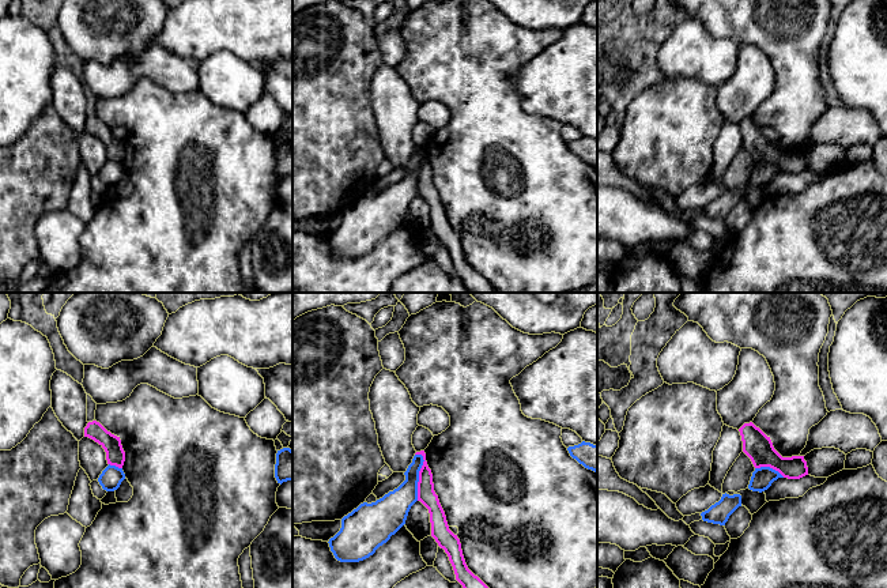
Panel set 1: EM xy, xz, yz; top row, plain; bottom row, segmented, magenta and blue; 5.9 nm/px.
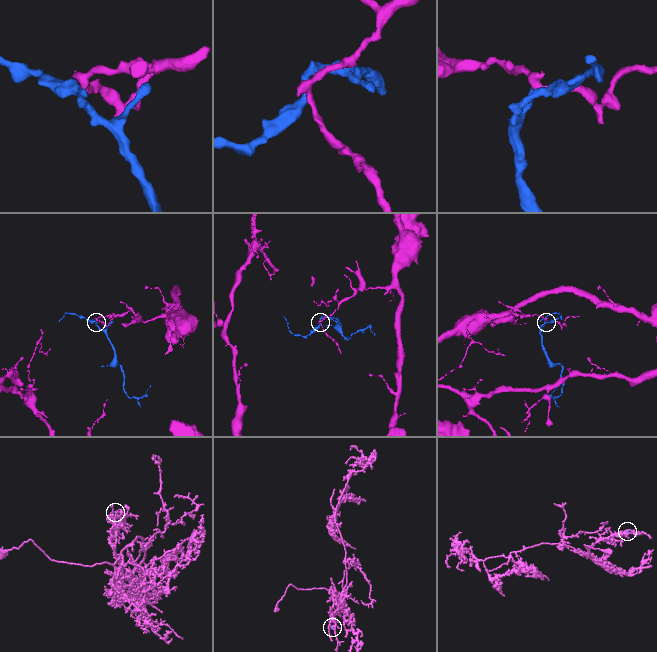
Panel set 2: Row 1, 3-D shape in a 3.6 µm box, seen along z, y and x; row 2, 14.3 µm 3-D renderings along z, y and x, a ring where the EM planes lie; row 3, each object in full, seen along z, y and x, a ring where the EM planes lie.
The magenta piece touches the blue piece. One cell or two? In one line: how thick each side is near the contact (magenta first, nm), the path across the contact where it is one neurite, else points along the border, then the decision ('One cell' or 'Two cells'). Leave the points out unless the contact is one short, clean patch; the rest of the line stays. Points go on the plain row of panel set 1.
Thickness 110 nm (magenta) against 190 nm. Boundary: xz (421, 149), (423, 155), (419, 166), (416, 195). Two cells

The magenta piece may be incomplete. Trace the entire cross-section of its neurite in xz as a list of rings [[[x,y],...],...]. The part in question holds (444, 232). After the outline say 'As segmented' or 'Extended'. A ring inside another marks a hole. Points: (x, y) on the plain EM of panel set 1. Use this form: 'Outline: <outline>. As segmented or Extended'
Outline: [[[424,146],[415,150],[423,151],[423,161],[419,166],[418,196],[420,196],[430,208],[431,231],[438,241],[445,245],[453,261],[456,275],[463,280],[471,293],[498,293],[478,271],[467,261],[461,238],[448,220],[445,207],[434,186],[433,169],[426,157]]]. As segmented

